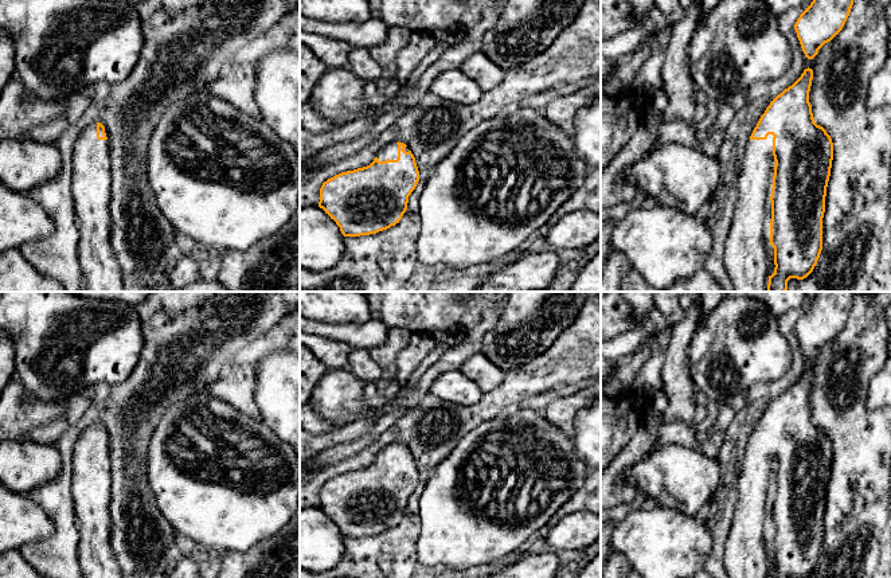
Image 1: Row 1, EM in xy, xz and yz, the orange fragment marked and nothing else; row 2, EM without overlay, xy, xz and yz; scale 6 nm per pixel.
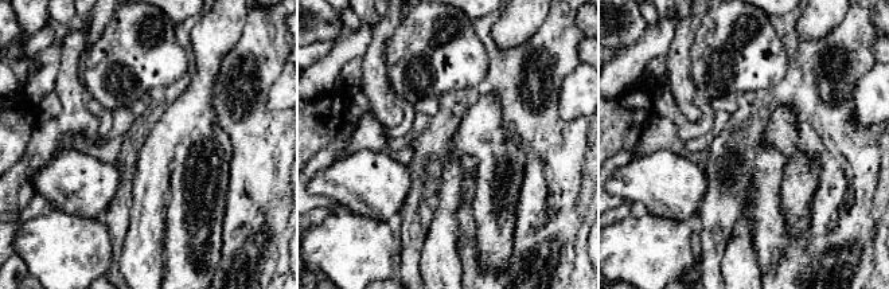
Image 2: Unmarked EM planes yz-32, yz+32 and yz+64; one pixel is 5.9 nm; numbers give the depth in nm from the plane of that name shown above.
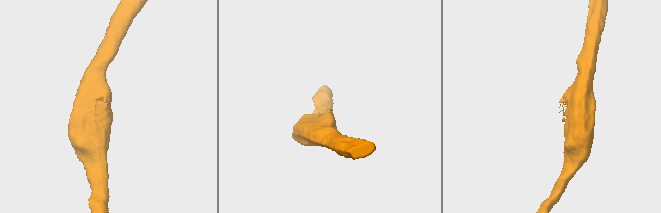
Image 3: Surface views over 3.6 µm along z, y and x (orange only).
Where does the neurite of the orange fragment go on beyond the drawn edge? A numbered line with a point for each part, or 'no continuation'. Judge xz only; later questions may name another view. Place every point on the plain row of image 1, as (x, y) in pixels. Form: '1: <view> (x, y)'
1: xz (390, 453)

